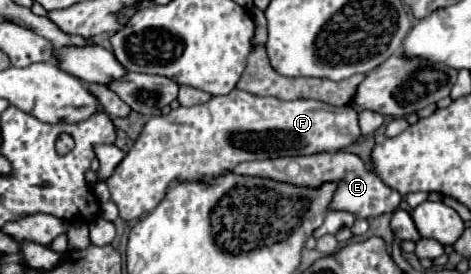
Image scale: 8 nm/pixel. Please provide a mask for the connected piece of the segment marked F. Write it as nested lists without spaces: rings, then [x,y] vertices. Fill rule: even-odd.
[[[233,89],[229,95],[213,97],[207,103],[193,107],[177,107],[167,115],[159,115],[147,121],[139,139],[119,163],[119,169],[107,179],[111,201],[119,209],[119,217],[125,221],[139,219],[151,213],[165,197],[171,181],[193,181],[201,177],[215,177],[223,171],[231,171],[243,161],[277,159],[283,155],[311,155],[321,151],[341,151],[359,139],[357,111],[351,107],[333,107],[323,101],[295,99],[281,101],[277,97],[255,97],[247,91]]]

